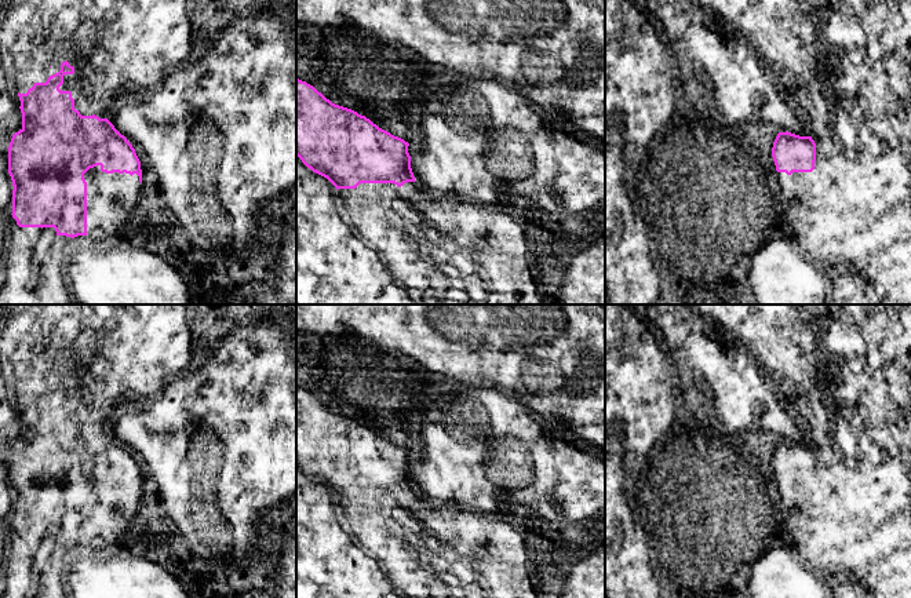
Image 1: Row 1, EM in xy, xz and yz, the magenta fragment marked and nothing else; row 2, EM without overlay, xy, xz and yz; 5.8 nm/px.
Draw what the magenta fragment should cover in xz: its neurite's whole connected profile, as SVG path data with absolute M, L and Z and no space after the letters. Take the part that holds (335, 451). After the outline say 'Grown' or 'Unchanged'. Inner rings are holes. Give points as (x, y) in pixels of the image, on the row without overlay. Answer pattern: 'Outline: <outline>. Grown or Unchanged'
Outline: M296 387L296 464L313 481L327 486L338 497L356 497L360 492L394 492L401 496L415 491L409 452L379 437L365 424L335 413L313 394Z. Unchanged

